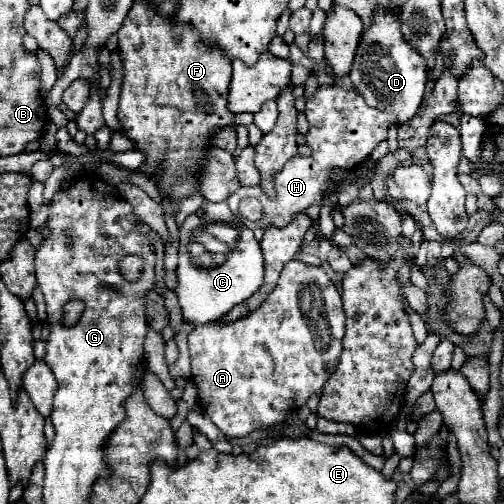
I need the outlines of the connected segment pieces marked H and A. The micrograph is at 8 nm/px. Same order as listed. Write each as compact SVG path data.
M336 84L320 86L312 98L306 100L304 110L310 132L306 136L306 144L312 150L310 158L290 158L288 164L276 174L276 198L268 200L258 188L258 200L262 202L262 218L256 222L248 222L248 228L266 228L266 226L286 226L296 212L306 212L306 208L314 202L322 200L322 192L326 190L326 182L330 182L330 168L358 168L362 160L370 156L378 142L386 138L386 130L390 124L396 124L392 114L384 114L376 108L370 108L360 94L354 90L340 88Z
M290 260L280 272L276 288L250 314L232 322L208 322L188 334L192 356L192 380L200 392L200 404L208 418L228 436L242 438L256 428L284 420L288 408L302 408L336 370L344 336L344 310L338 288L320 266Z

